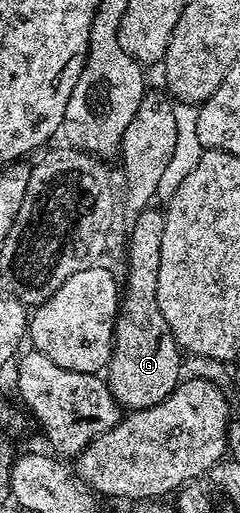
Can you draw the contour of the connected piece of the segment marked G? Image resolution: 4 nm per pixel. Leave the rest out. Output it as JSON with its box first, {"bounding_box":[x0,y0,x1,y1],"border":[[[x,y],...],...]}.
{"bounding_box":[104,204,184,412],"border":[[[150,204],[137,211],[136,217],[138,219],[130,230],[130,240],[126,244],[126,282],[124,278],[114,320],[114,347],[104,371],[110,397],[126,412],[148,410],[165,401],[179,384],[178,373],[182,370],[184,359],[172,328],[168,328],[168,320],[164,320],[160,312],[156,296],[165,213],[157,205]]]}

